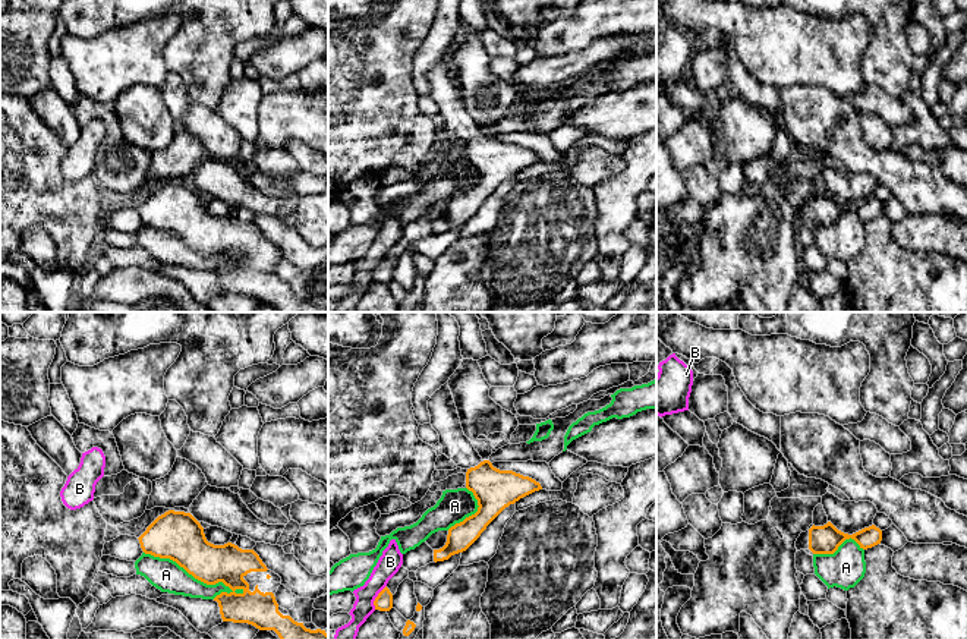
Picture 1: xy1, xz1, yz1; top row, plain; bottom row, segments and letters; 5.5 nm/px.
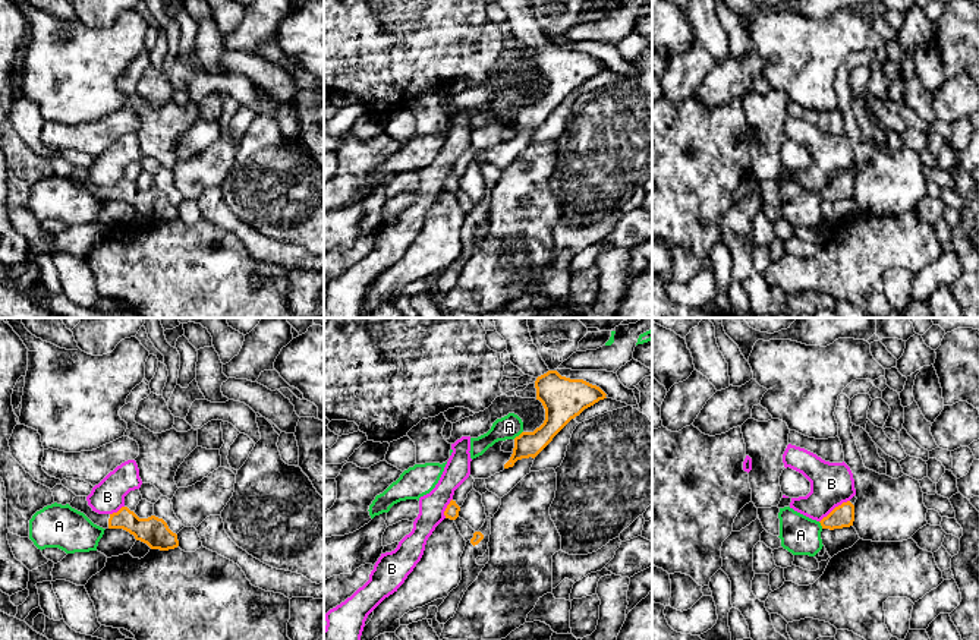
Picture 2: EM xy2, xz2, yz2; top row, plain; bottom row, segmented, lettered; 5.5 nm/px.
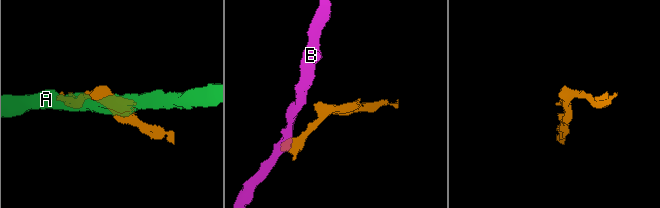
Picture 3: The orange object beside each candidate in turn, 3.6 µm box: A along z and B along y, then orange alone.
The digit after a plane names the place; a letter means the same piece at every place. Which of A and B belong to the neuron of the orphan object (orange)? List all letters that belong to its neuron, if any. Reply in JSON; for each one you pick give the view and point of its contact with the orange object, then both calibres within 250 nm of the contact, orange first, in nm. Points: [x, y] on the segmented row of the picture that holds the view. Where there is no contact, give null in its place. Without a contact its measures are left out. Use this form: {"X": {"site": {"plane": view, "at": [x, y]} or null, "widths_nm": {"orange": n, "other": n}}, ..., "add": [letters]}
{"add": []}

